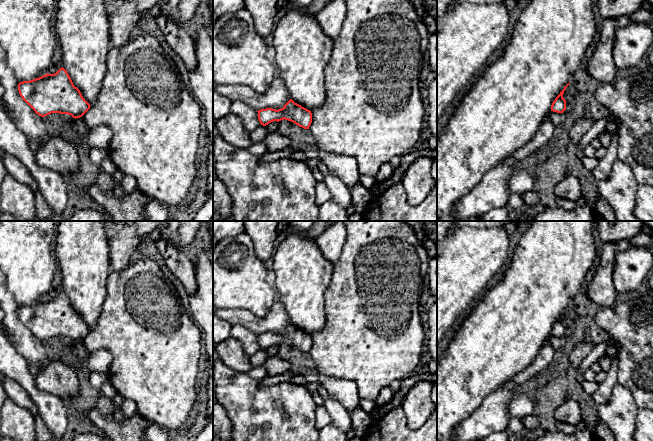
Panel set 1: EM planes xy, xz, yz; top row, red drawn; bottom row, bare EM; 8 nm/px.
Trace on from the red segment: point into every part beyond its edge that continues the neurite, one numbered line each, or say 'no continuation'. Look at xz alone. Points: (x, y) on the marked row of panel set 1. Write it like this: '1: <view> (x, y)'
no continuation

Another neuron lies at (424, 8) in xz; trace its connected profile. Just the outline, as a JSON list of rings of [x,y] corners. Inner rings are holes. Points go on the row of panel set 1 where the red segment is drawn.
[[[408,0],[426,25],[429,34],[437,34],[437,0]]]

